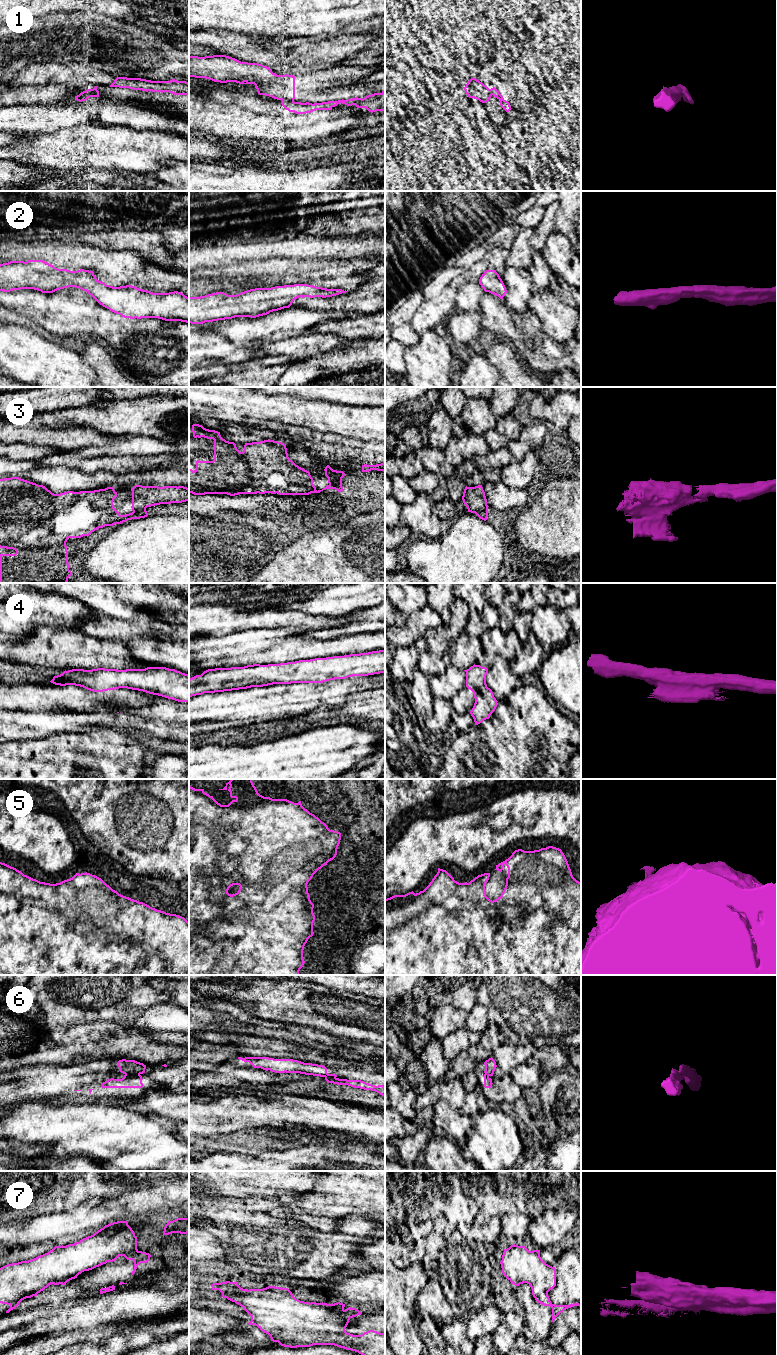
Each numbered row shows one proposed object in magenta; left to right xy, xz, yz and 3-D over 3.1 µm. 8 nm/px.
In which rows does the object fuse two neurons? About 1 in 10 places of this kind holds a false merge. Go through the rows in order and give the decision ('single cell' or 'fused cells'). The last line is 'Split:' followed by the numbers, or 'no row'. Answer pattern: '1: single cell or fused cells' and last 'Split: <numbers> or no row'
1: fused cells
2: single cell
3: single cell
4: single cell
5: single cell
6: fused cells
7: single cell
Split: 1, 6

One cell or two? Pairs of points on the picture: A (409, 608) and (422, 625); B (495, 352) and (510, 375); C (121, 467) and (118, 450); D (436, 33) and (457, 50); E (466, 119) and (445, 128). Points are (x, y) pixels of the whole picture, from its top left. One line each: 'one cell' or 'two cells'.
A: two cells
B: one cell
C: two cells
D: one cell
E: two cells

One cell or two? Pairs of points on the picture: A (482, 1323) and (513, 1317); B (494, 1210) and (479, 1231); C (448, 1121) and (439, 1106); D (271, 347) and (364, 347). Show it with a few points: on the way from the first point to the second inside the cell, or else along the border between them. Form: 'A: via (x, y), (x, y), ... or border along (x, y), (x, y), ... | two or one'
A: border along (504, 1313), (501, 1323), (492, 1334) | two
B: via (488, 1216), (489, 1225), (485, 1228) | one
C: via (445, 1117), (442, 1110) | one
D: border along (351, 341), (345, 346), (317, 353) | two

